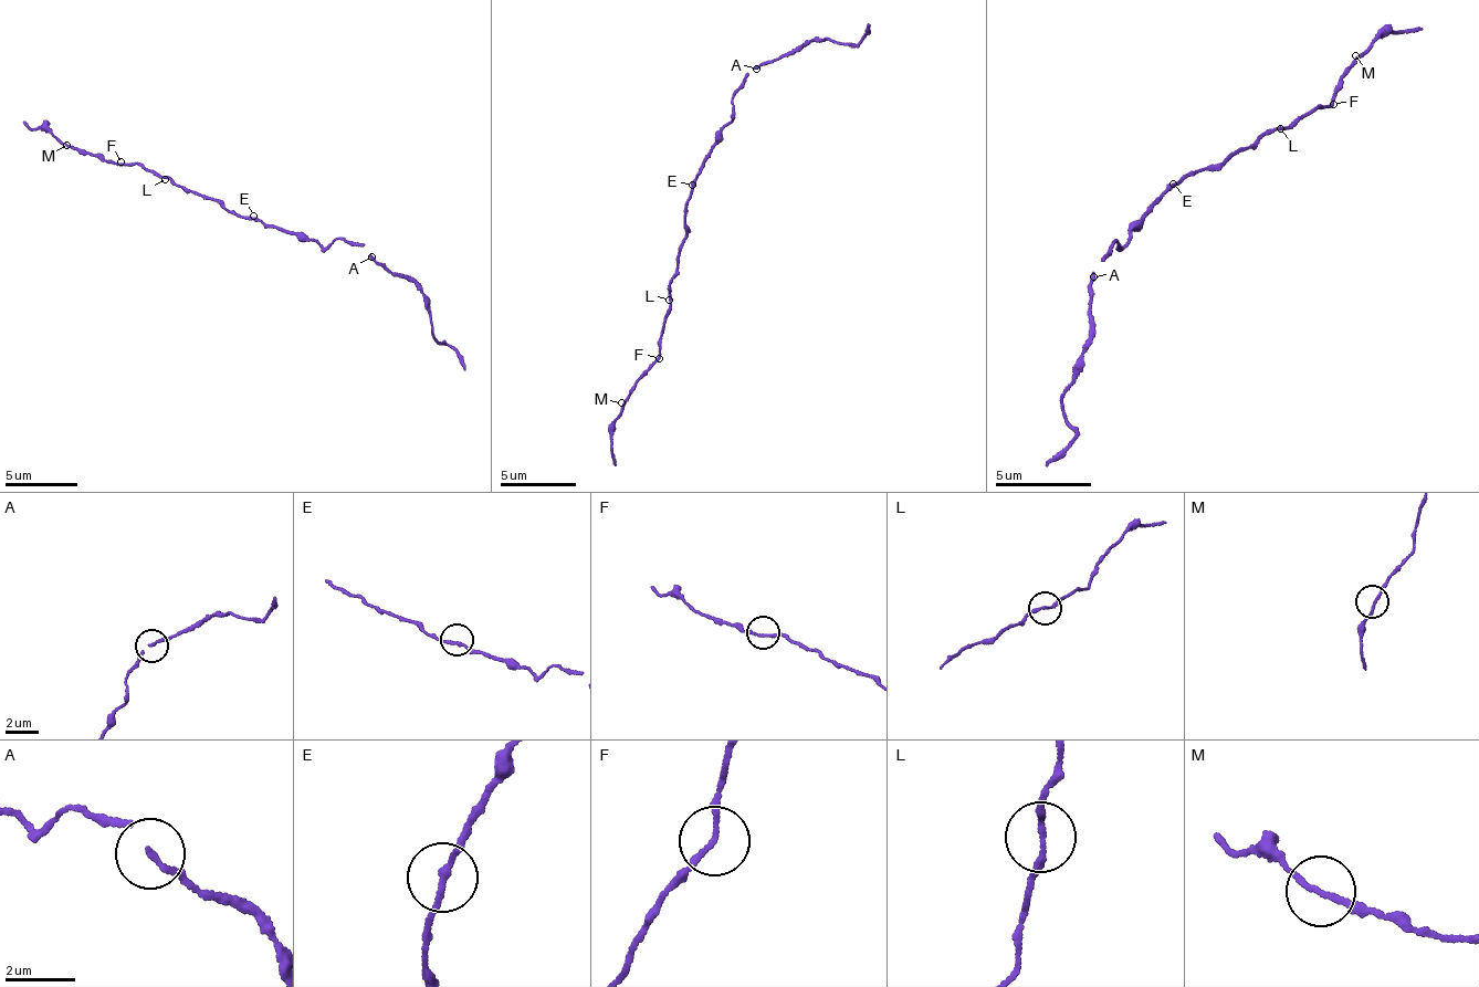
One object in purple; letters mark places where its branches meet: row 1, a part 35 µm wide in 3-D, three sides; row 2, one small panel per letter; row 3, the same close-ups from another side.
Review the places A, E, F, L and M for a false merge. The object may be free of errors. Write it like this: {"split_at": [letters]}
{"split_at": []}

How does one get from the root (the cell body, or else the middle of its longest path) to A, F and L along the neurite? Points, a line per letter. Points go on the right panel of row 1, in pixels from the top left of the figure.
A: (1173, 187), (1156, 196), (1145, 206), (1143, 216), (1130, 223), (1124, 245), (1112, 241), (1091, 272), (1093, 279)
F: (1173, 187), (1197, 170), (1229, 160), (1236, 151), (1252, 147), (1265, 134), (1300, 122), (1307, 114), (1333, 104)
L: (1173, 187), (1197, 170), (1229, 160), (1236, 151), (1252, 147), (1265, 134), (1280, 128)

